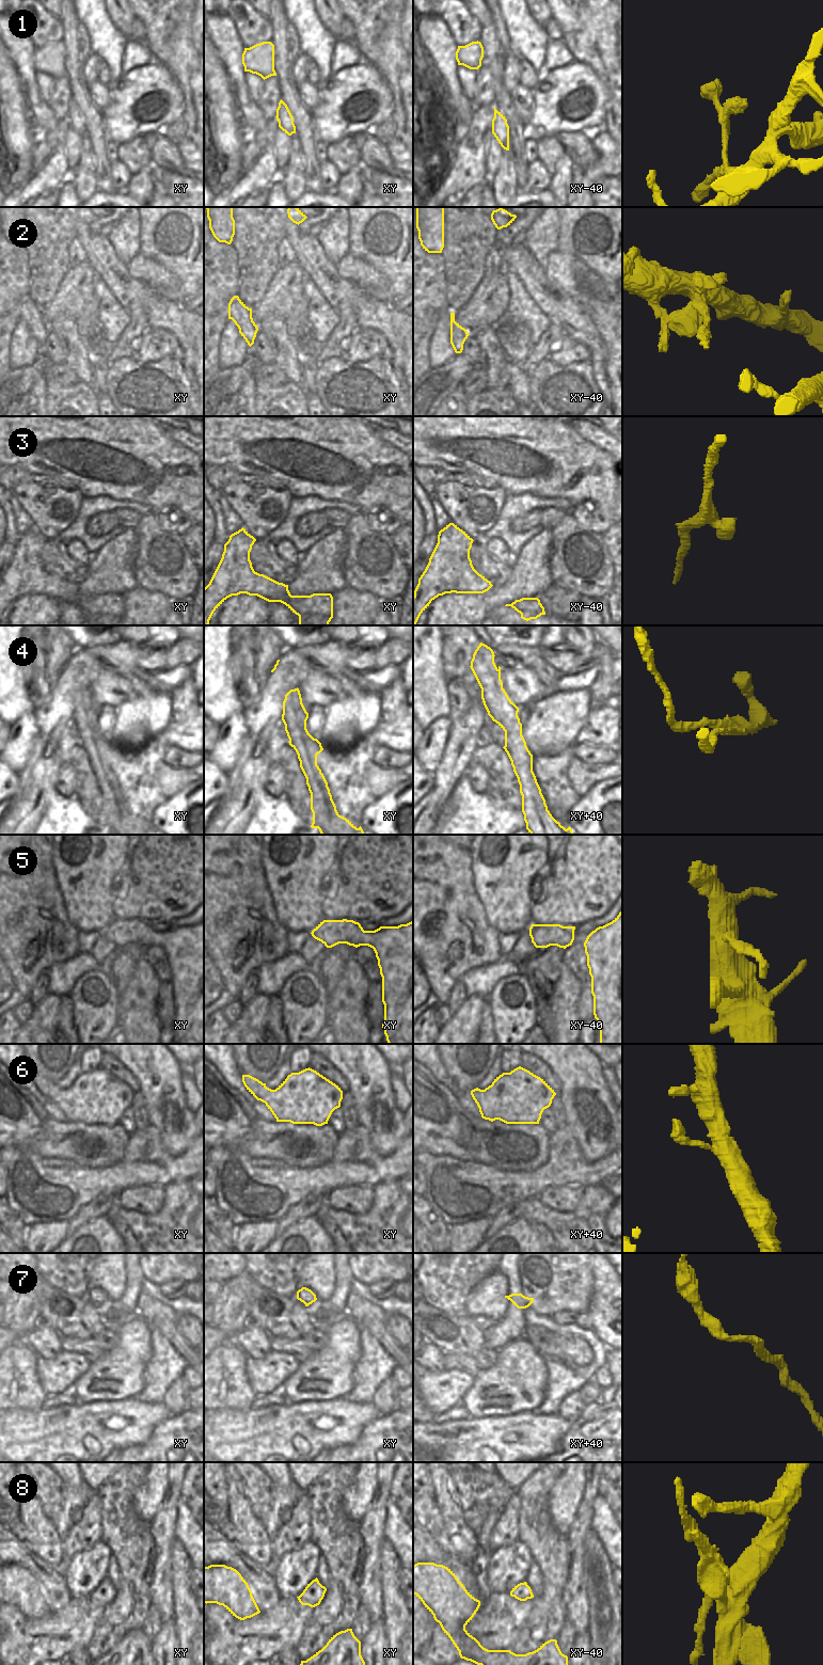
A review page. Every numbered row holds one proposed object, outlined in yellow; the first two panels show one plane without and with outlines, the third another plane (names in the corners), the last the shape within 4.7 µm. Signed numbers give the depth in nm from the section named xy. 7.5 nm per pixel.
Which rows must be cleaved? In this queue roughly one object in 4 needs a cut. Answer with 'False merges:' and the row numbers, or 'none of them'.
False merges: 2, 4, 8

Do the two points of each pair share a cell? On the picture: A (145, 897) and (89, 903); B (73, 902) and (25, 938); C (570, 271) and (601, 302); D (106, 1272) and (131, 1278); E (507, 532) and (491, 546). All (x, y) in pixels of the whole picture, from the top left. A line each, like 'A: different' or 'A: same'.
A: different
B: different
C: same
D: different
E: different

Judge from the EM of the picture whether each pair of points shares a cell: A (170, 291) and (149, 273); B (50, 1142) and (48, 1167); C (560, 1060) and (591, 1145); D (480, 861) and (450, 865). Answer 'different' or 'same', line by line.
A: same
B: different
C: same
D: different

